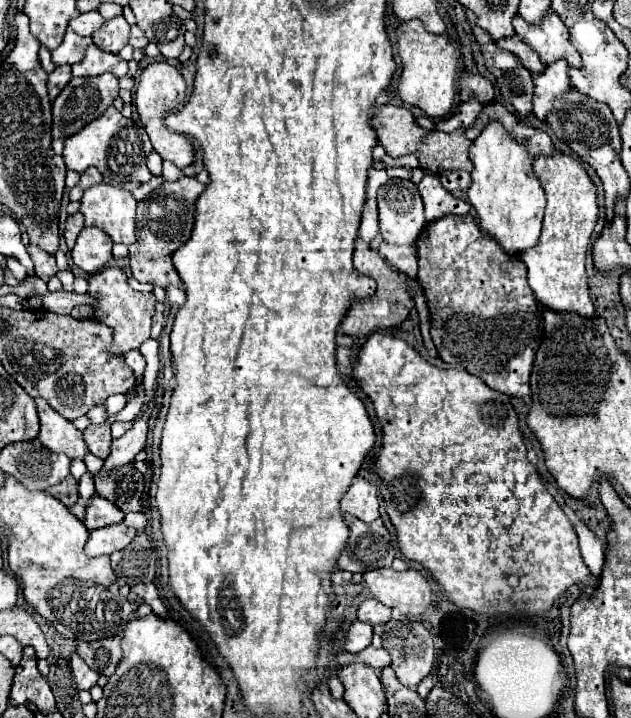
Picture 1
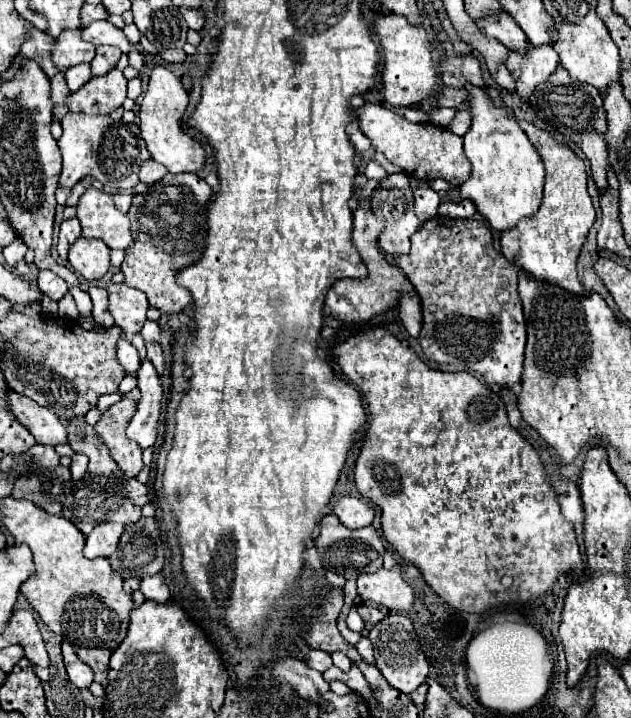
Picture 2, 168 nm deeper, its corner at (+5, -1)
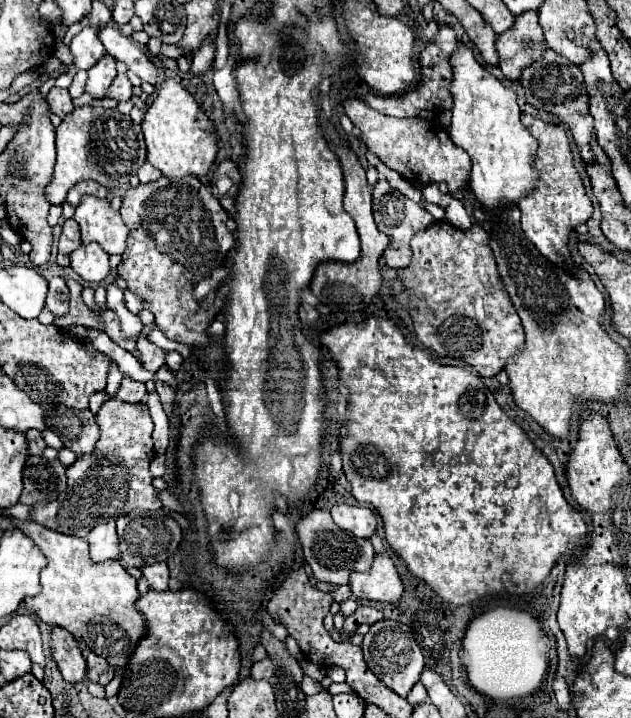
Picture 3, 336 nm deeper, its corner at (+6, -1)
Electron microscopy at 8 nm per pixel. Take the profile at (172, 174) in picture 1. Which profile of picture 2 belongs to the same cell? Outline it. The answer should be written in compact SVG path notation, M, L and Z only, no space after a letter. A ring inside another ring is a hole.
M147 160L143 166L141 166L141 172L139 172L139 180L143 184L153 184L157 182L159 178L163 178L167 174L167 168L163 164L157 164L155 160Z

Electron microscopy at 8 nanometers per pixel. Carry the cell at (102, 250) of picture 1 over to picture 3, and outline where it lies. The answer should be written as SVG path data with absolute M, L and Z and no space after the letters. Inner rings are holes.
M82 244L74 254L70 254L70 266L76 274L80 274L86 282L102 282L108 272L108 254L100 244Z

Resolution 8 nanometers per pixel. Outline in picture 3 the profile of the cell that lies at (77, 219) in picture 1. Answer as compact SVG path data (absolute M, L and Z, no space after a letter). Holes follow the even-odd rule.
M70 218L64 222L62 234L60 234L60 242L58 242L58 264L60 266L68 266L70 264L70 252L74 252L80 246L80 230L78 224Z

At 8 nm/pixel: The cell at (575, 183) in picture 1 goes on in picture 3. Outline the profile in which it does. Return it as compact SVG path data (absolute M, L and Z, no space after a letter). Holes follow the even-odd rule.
M528 114L522 116L522 124L540 144L534 158L534 166L536 170L540 170L540 182L534 194L518 202L518 208L522 212L522 232L526 234L526 240L530 240L544 258L550 258L550 262L554 262L556 266L574 272L574 266L570 262L568 238L572 230L588 222L588 218L592 216L592 202L584 192L584 182L578 170L574 168L572 150L566 132L560 126L548 124Z

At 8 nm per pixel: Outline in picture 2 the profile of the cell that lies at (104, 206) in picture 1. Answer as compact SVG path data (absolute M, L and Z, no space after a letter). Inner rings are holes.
M87 190L79 204L77 204L77 220L81 222L83 228L83 238L99 238L103 240L109 248L117 248L117 250L125 250L127 246L131 246L133 238L131 238L131 230L129 230L129 218L127 214L121 214L115 204L113 204L113 196L105 194L101 190Z

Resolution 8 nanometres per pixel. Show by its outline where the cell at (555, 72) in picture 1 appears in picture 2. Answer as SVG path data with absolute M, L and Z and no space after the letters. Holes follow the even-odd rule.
M529 44L525 54L517 54L517 52L509 50L505 66L511 72L511 76L515 78L515 92L519 94L519 98L523 102L527 102L529 96L533 94L535 86L539 82L547 80L551 76L551 72L555 72L555 68L559 66L559 58L551 44L545 44L545 46Z

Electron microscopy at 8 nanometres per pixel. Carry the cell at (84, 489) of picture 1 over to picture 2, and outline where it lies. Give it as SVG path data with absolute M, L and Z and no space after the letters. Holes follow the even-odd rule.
M73 454L71 456L71 466L69 466L71 474L73 474L73 480L79 480L83 478L83 474L87 472L87 456L83 454Z

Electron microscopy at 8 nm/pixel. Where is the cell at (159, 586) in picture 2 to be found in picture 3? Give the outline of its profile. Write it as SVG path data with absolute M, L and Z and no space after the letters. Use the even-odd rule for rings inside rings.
M166 562L142 566L142 574L148 580L152 590L168 590L168 566L166 566Z

